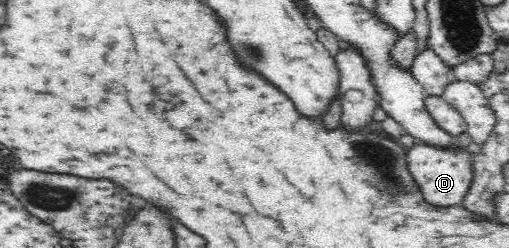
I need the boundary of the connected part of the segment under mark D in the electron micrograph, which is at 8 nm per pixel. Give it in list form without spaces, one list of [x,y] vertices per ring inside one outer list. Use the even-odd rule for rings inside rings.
[[[423,143],[407,148],[405,159],[411,180],[423,193],[423,199],[435,207],[459,206],[473,179],[472,164],[466,149],[445,150]]]

